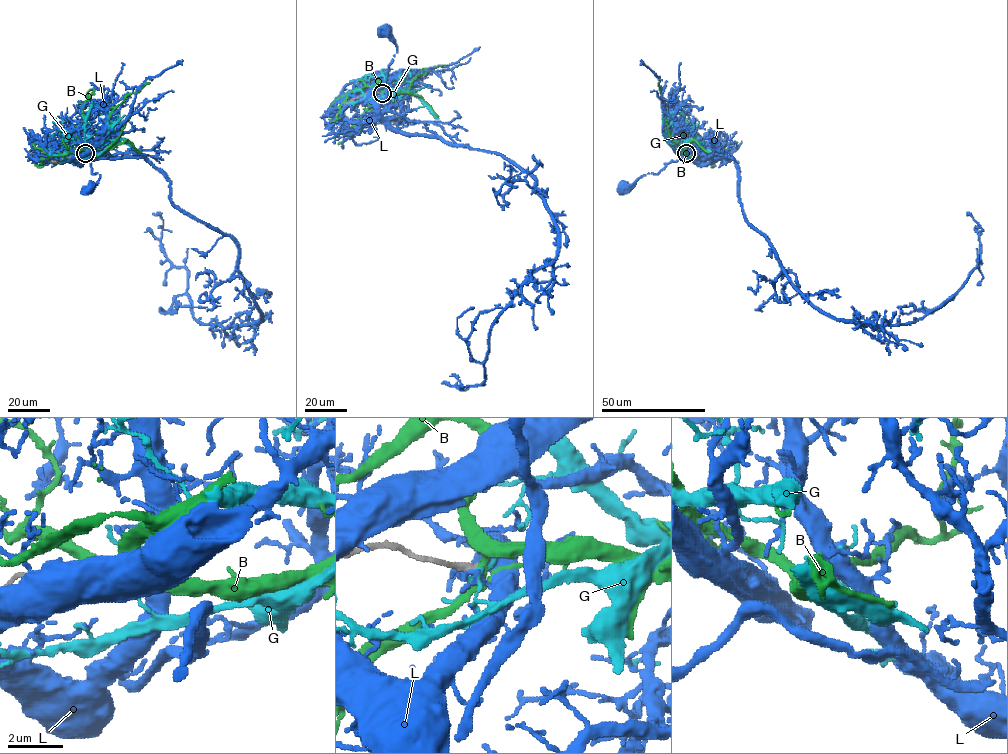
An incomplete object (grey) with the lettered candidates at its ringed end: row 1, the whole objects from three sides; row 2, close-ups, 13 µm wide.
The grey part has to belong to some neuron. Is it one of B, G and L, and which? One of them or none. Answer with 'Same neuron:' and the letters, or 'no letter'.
Same neuron: no letter

